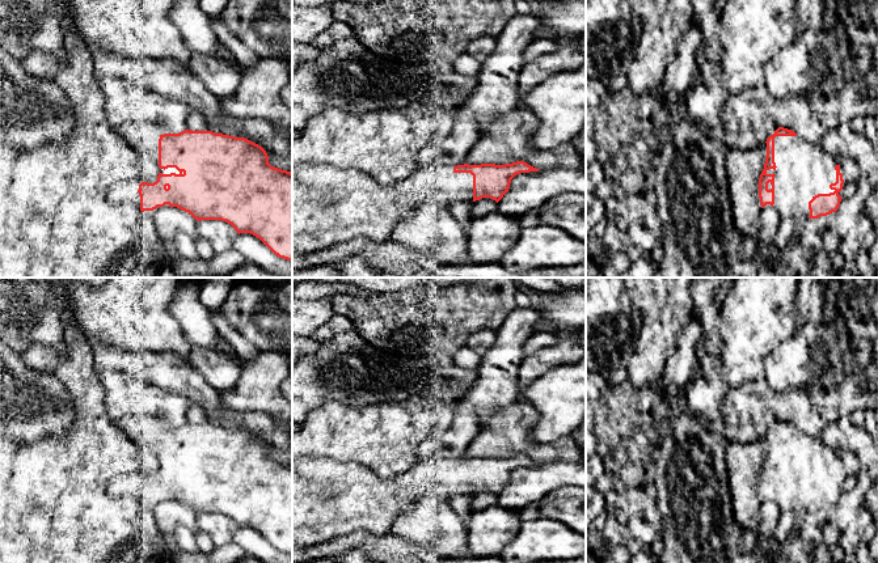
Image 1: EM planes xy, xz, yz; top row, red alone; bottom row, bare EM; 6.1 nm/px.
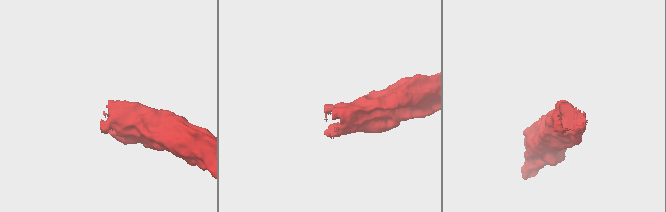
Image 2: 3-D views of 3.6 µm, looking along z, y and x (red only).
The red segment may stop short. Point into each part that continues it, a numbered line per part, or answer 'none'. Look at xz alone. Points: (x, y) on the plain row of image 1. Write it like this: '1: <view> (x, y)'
1: xz (330, 498)

